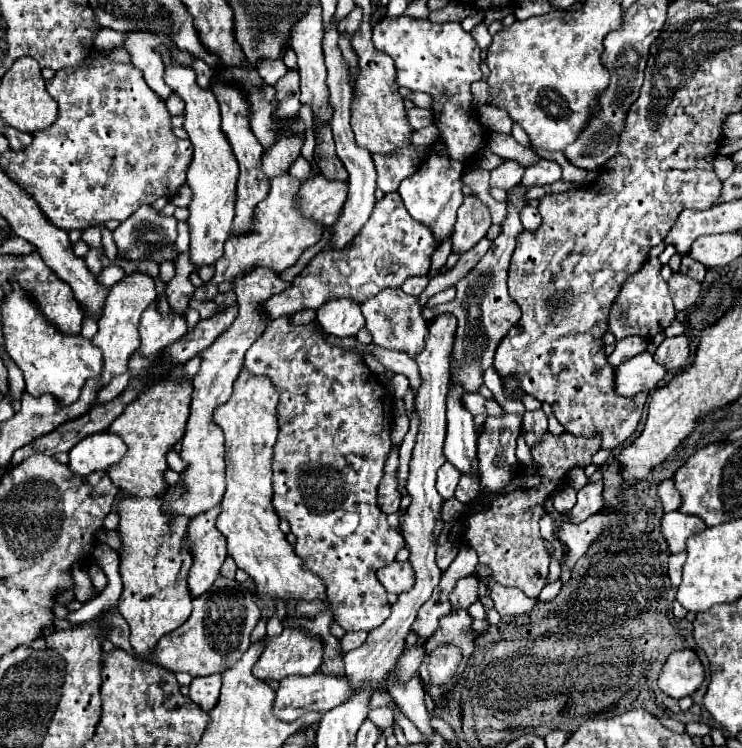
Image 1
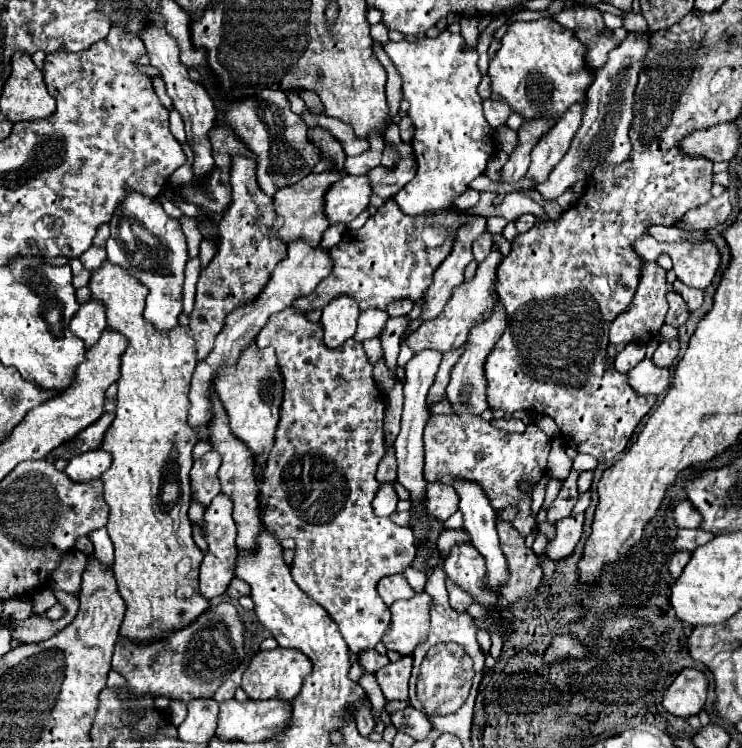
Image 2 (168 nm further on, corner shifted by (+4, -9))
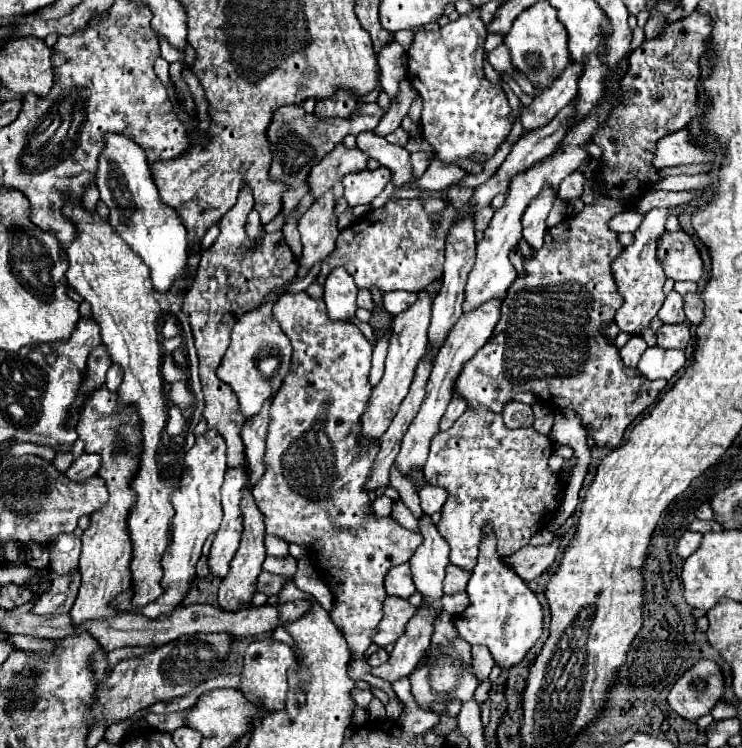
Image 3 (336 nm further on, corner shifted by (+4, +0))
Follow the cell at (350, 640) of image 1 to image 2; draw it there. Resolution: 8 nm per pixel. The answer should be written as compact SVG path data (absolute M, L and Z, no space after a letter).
M368 650L368 652L362 652L360 662L362 662L362 666L364 666L364 670L366 670L366 672L376 674L376 672L378 672L380 668L384 668L390 660L388 660L388 656L378 654L376 650Z

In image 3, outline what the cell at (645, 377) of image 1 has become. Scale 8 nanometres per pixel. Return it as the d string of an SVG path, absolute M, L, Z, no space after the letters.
M648 347L638 363L638 371L648 377L650 381L656 379L672 379L676 371L686 363L684 351L678 349L662 349L662 347Z

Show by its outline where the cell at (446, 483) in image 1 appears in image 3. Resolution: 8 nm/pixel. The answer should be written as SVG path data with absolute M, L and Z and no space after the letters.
M426 485L426 487L422 487L422 491L418 491L418 495L420 495L422 511L426 511L428 515L440 511L448 499L448 491L438 485Z

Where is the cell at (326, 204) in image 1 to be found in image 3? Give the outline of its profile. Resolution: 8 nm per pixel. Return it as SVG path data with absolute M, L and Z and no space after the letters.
M378 167L376 171L358 171L344 175L342 185L344 185L344 199L348 201L350 207L356 205L366 205L372 203L372 199L386 187L390 181L390 171L386 167Z

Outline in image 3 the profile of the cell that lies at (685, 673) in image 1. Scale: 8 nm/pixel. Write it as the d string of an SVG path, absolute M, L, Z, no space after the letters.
M696 661L670 689L668 703L684 719L696 721L710 713L710 709L722 699L724 679L714 661Z

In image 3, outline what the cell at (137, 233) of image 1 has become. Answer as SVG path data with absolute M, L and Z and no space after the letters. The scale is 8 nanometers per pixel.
M106 135L106 149L102 151L102 159L98 163L98 191L100 199L110 209L108 221L114 233L122 237L150 267L154 291L170 293L176 281L184 275L188 259L186 227L178 211L160 199L146 155L134 141L120 135Z

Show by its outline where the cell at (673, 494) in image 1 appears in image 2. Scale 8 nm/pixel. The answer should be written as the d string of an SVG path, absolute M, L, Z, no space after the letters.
M684 500L674 508L674 520L680 528L700 528L702 516L696 512L696 508L688 500Z

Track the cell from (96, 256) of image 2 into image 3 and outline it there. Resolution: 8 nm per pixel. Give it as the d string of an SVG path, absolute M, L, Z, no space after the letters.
M90 185L83 197L83 205L89 212L96 212L96 205L100 199L98 188L95 185Z

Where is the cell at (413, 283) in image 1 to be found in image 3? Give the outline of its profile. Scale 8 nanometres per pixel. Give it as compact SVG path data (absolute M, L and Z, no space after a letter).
M392 291L390 295L384 295L384 309L392 315L398 315L406 311L416 299L416 293L410 291Z

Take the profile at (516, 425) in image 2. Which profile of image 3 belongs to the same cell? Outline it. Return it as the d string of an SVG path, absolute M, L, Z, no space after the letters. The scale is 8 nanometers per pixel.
M518 401L506 403L504 409L502 409L502 417L504 417L504 423L510 429L530 427L534 423L534 415L532 415L530 405L524 405L524 403L518 403Z

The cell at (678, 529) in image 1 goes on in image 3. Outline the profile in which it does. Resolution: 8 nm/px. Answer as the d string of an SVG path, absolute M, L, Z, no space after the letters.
M694 519L692 525L690 525L690 531L698 531L698 533L708 533L708 531L718 531L718 523L716 521L700 521L700 519Z

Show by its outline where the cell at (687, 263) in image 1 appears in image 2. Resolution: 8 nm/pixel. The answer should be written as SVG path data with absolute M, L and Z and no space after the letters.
M680 280L674 282L674 288L676 288L676 290L680 292L680 296L686 300L690 312L694 312L694 310L698 310L698 308L702 306L702 300L704 300L704 292L702 292L702 290L688 288L688 286L684 286Z

